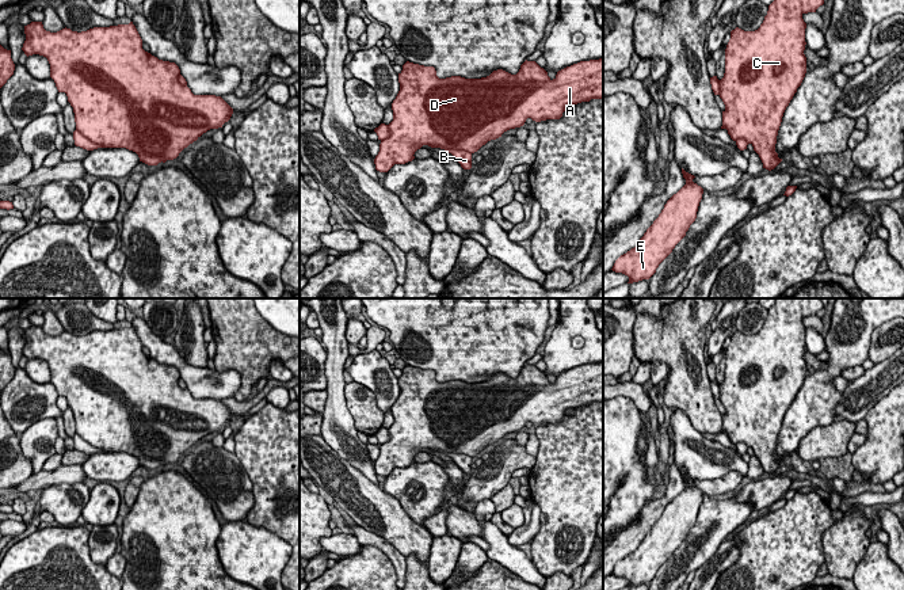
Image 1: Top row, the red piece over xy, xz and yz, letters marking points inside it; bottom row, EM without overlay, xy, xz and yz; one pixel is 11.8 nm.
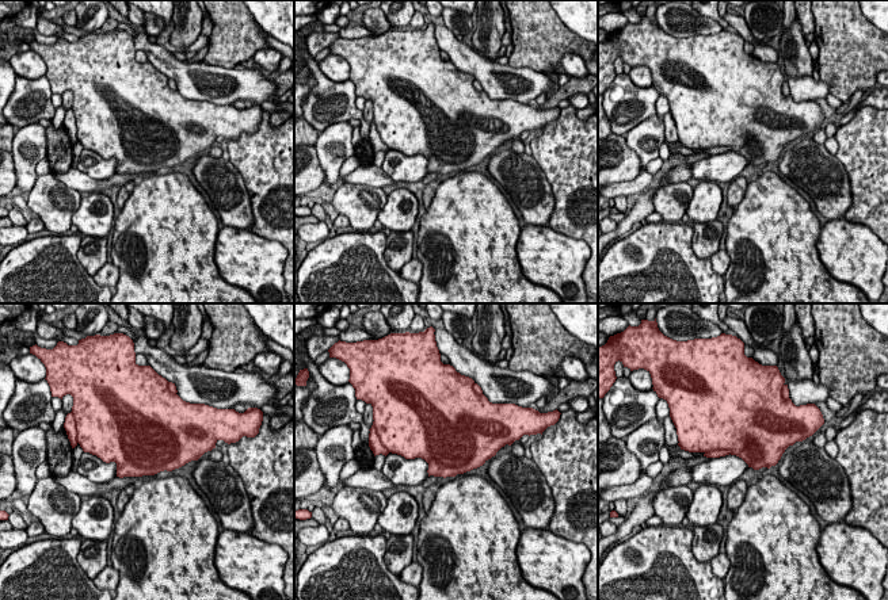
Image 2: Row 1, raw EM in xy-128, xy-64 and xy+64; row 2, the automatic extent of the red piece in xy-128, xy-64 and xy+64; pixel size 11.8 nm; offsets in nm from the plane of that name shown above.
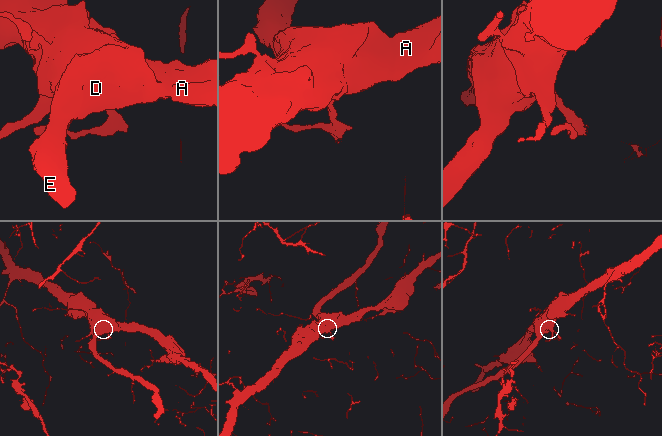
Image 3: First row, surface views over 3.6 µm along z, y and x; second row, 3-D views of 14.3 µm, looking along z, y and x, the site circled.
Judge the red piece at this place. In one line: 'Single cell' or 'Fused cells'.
Fused cells

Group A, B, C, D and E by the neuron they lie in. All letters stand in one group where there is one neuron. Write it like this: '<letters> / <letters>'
A C D E / B

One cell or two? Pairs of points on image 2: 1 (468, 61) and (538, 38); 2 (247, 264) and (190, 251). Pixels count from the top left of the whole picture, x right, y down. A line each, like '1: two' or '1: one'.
1: two
2: two

